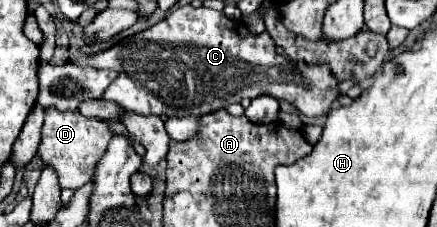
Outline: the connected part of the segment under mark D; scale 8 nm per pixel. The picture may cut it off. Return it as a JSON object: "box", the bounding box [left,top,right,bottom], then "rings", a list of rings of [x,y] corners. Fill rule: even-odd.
{"box":[39,108,113,190],"rings":[[[47,108],[39,156],[47,166],[55,168],[61,188],[77,190],[93,178],[95,166],[105,154],[111,138],[113,132],[109,130],[109,122],[101,122],[97,118],[85,118],[79,112],[61,112],[57,108]]]}

